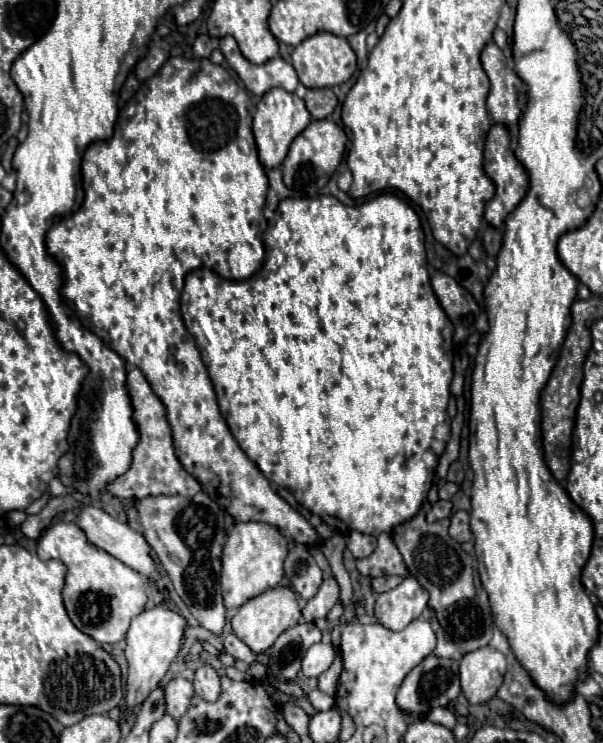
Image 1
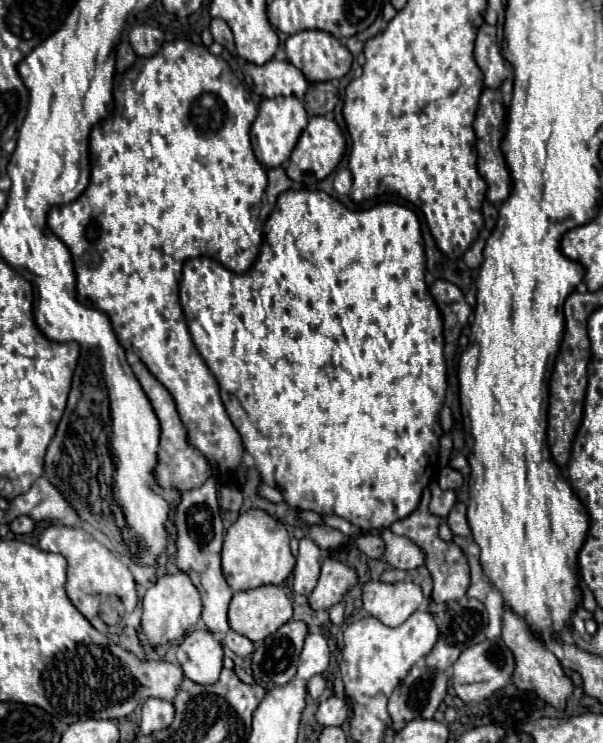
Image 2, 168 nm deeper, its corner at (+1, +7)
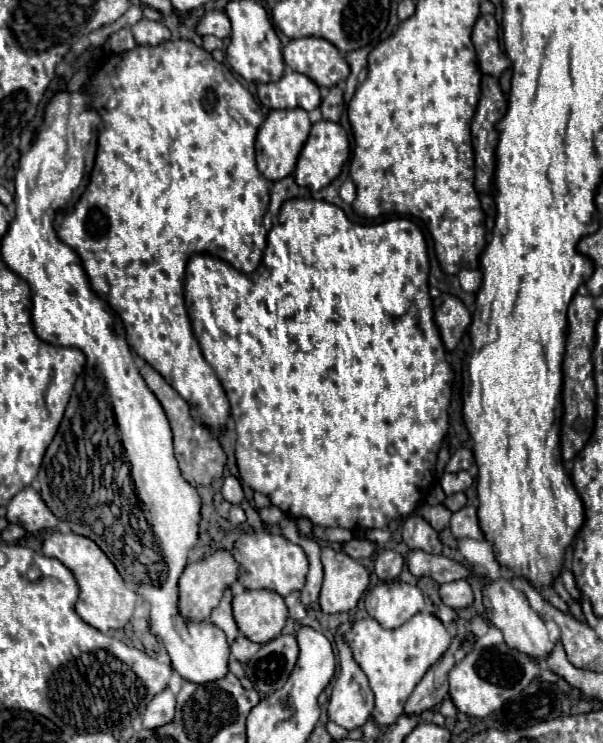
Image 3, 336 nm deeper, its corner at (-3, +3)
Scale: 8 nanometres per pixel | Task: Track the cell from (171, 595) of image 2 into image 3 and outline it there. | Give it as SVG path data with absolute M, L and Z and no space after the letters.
M220 549L214 551L210 557L204 557L192 565L186 565L178 581L180 615L186 621L206 621L210 617L210 611L220 603L224 589L236 583L236 573L238 573L238 563L234 561L232 553L220 551Z

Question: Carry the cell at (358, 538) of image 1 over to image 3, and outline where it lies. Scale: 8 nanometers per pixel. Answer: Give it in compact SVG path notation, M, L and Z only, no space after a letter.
M382 551L376 557L376 565L374 565L374 573L382 579L382 581L392 581L394 577L398 577L398 573L402 571L404 565L404 557L396 551Z

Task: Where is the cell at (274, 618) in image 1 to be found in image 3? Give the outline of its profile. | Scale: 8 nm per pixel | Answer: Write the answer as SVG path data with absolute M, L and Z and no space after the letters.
M236 591L232 607L240 633L260 645L280 635L288 621L288 607L284 597L274 591Z

